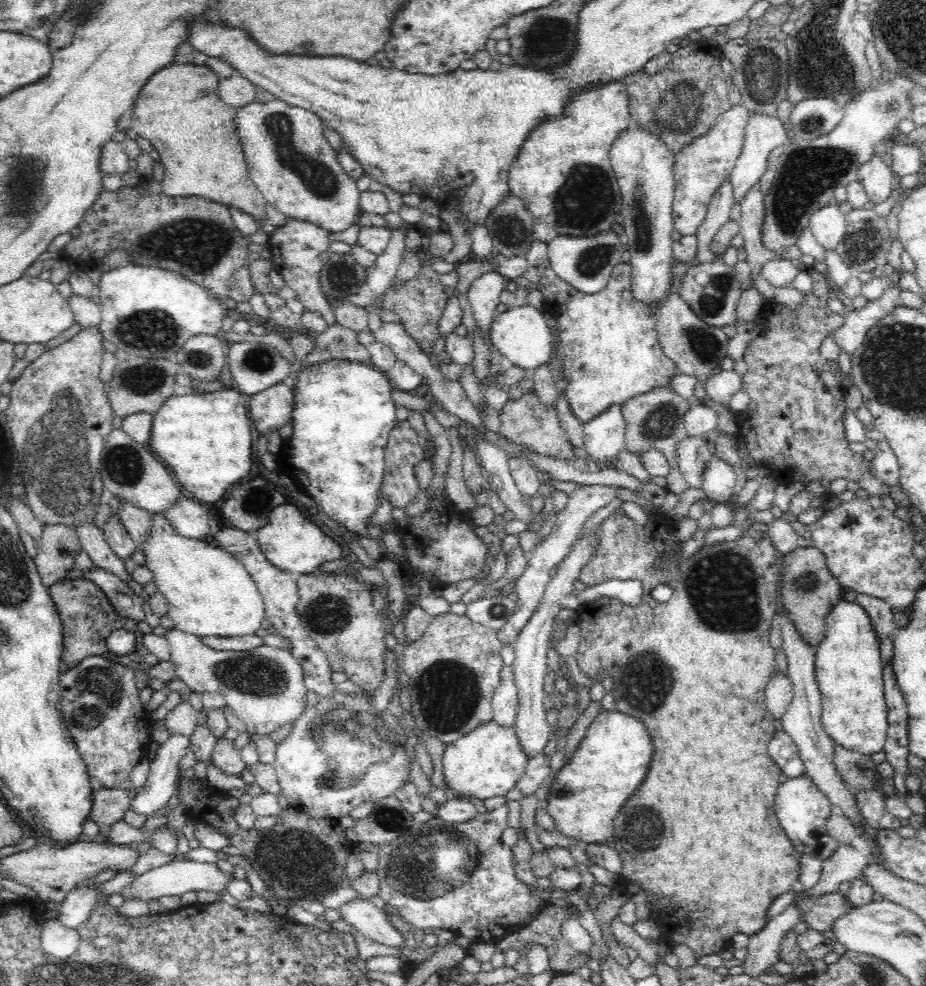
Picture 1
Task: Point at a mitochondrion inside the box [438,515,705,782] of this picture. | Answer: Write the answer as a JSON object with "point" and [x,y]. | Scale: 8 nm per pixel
{"point":[648,680]}

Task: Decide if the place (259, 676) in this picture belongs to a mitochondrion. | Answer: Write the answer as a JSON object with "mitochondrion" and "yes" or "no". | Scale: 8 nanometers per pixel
{"mitochondrion":"yes"}

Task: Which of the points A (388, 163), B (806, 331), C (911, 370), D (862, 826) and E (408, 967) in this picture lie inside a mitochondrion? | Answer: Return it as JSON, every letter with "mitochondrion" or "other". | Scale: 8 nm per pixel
{"A":"other","B":"other","C":"mitochondrion","D":"other","E":"other"}

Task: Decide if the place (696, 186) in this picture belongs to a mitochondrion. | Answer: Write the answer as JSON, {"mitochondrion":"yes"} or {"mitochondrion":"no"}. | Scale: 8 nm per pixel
{"mitochondrion":"no"}

